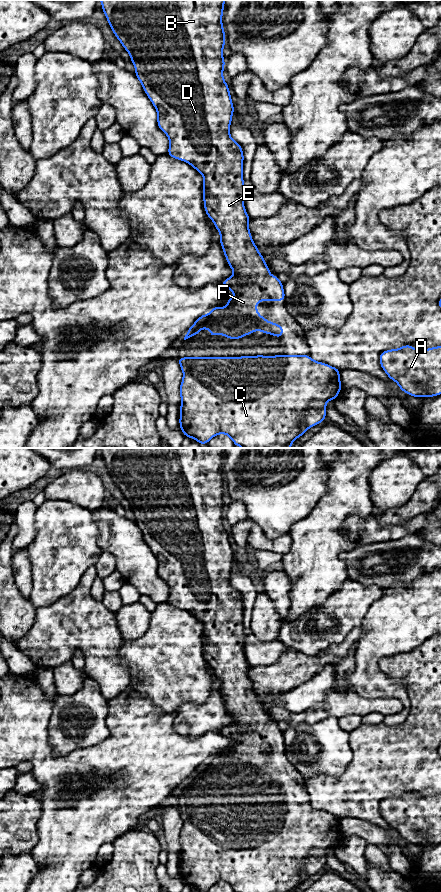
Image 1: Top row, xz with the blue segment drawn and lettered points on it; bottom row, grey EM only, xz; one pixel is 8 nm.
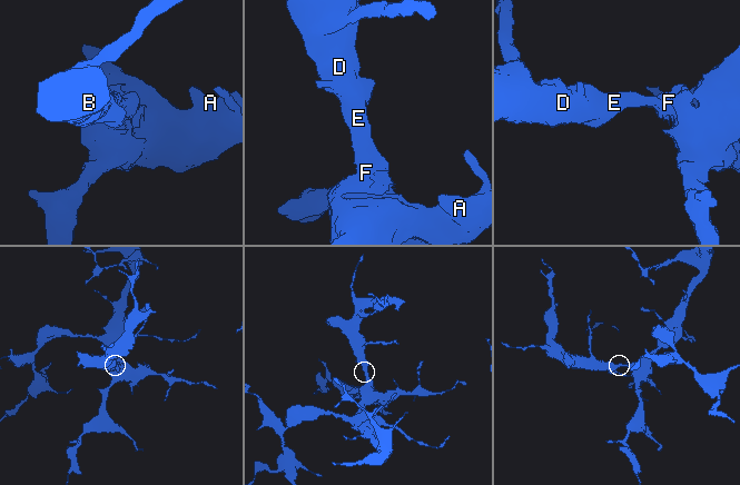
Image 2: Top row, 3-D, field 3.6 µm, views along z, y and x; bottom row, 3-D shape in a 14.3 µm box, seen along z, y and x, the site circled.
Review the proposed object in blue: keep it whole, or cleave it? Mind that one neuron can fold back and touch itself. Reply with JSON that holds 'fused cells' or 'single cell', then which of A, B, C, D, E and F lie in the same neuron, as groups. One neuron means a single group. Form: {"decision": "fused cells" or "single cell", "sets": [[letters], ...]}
{"decision": "single cell", "sets": [["A", "B", "C", "D", "E", "F"]]}

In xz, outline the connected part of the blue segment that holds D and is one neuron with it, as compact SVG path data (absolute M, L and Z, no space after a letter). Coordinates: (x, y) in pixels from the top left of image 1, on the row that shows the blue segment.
M99 0L102 4L102 11L104 12L109 26L112 32L120 41L124 49L130 54L130 60L134 64L135 75L140 81L146 95L150 99L151 103L157 111L157 123L161 131L163 131L169 139L168 155L174 159L182 160L194 169L196 169L204 178L203 182L203 202L204 210L207 216L212 220L215 228L220 233L220 244L223 249L225 258L229 267L233 270L234 274L222 281L222 286L228 288L234 293L234 296L227 300L225 303L227 307L216 306L210 309L210 313L200 316L193 325L187 330L187 334L184 340L198 335L202 329L210 330L210 337L215 335L224 335L227 339L241 339L244 335L250 335L254 331L262 331L264 334L270 334L275 337L283 337L283 325L270 322L261 316L256 309L259 301L284 301L285 292L283 289L283 283L276 275L270 274L262 254L259 252L258 247L254 244L252 235L249 230L250 217L248 216L244 206L245 185L243 179L243 161L244 155L241 145L232 139L230 135L230 125L232 116L234 114L234 106L231 99L228 84L223 77L223 71L225 66L225 60L223 58L223 48L225 46L225 32L222 23L222 16L224 11L225 0Z

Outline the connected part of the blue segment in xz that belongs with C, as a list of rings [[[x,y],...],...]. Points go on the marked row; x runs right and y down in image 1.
[[[274,355],[274,356],[240,356],[240,357],[182,357],[177,359],[183,378],[179,394],[180,406],[180,430],[184,436],[195,439],[200,445],[207,444],[213,437],[225,434],[231,438],[235,446],[242,448],[290,448],[293,442],[306,433],[306,431],[324,422],[326,418],[326,406],[329,400],[335,400],[342,391],[339,369],[326,363],[318,362],[309,355]]]

